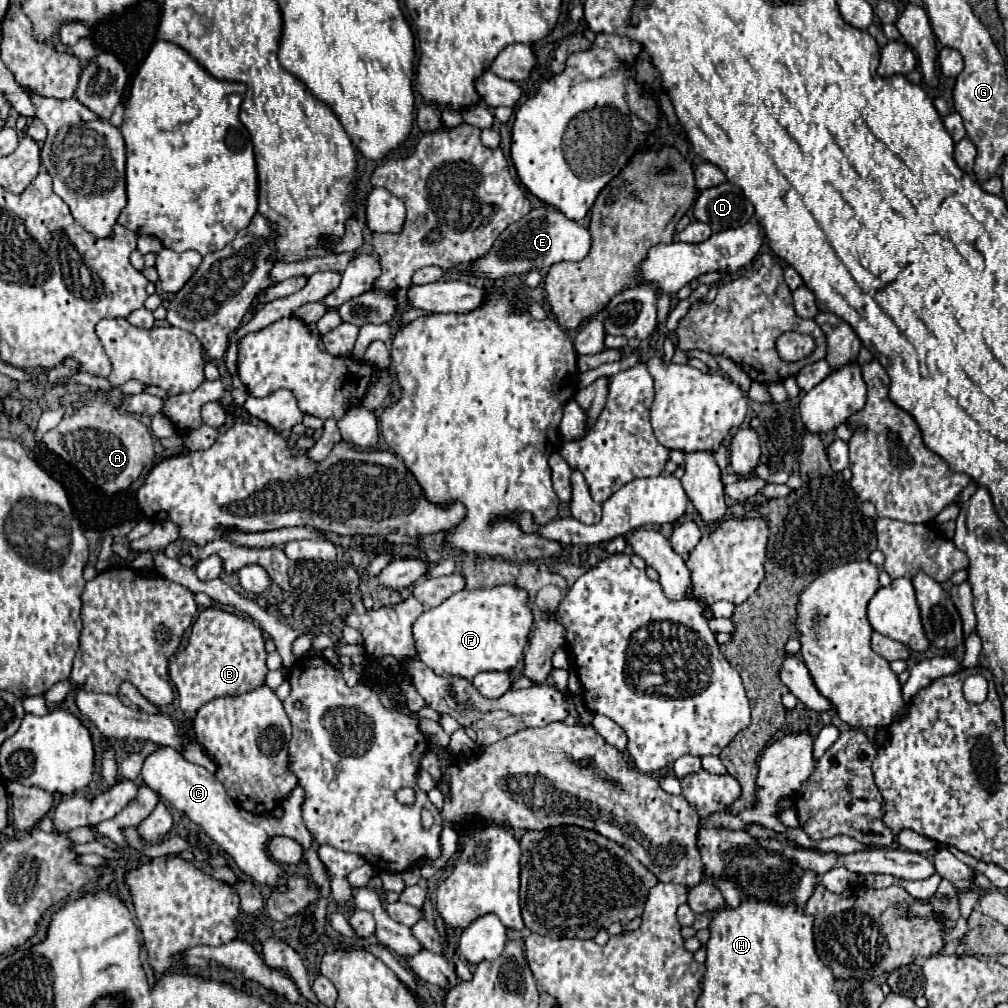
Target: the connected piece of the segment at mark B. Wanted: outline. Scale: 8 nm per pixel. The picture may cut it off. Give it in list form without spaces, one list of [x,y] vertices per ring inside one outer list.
[[[211,607],[203,609],[191,627],[191,635],[189,635],[187,645],[183,647],[183,651],[179,651],[175,655],[175,659],[169,665],[171,681],[173,681],[177,695],[179,695],[179,707],[183,709],[185,717],[193,719],[197,709],[215,697],[241,695],[241,693],[253,691],[255,687],[261,687],[265,683],[265,675],[269,673],[265,661],[267,661],[265,637],[263,637],[263,631],[253,621],[239,617],[235,613],[225,613],[221,609],[211,609]]]

